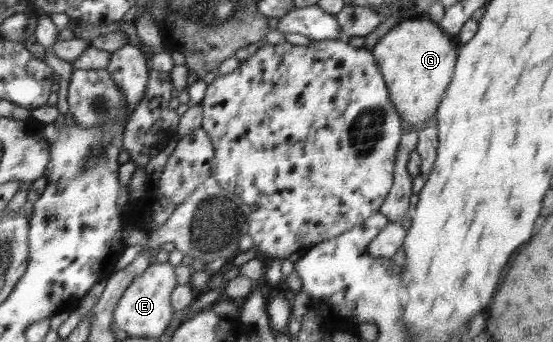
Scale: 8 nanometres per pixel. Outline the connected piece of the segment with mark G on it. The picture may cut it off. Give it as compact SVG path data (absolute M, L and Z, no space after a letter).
M413 17L392 27L380 37L372 52L384 74L389 99L401 114L402 122L408 122L419 132L424 121L436 115L449 90L456 63L456 49L452 41L431 20Z

